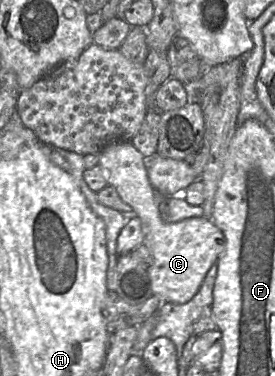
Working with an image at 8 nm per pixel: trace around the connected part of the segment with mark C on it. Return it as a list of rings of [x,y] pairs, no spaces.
[[[115,141],[106,145],[99,153],[98,166],[103,170],[108,186],[116,190],[141,221],[144,244],[152,256],[148,274],[153,295],[168,303],[183,304],[192,299],[224,250],[223,233],[205,217],[166,223],[160,216],[158,193],[149,182],[144,157],[131,141]]]

